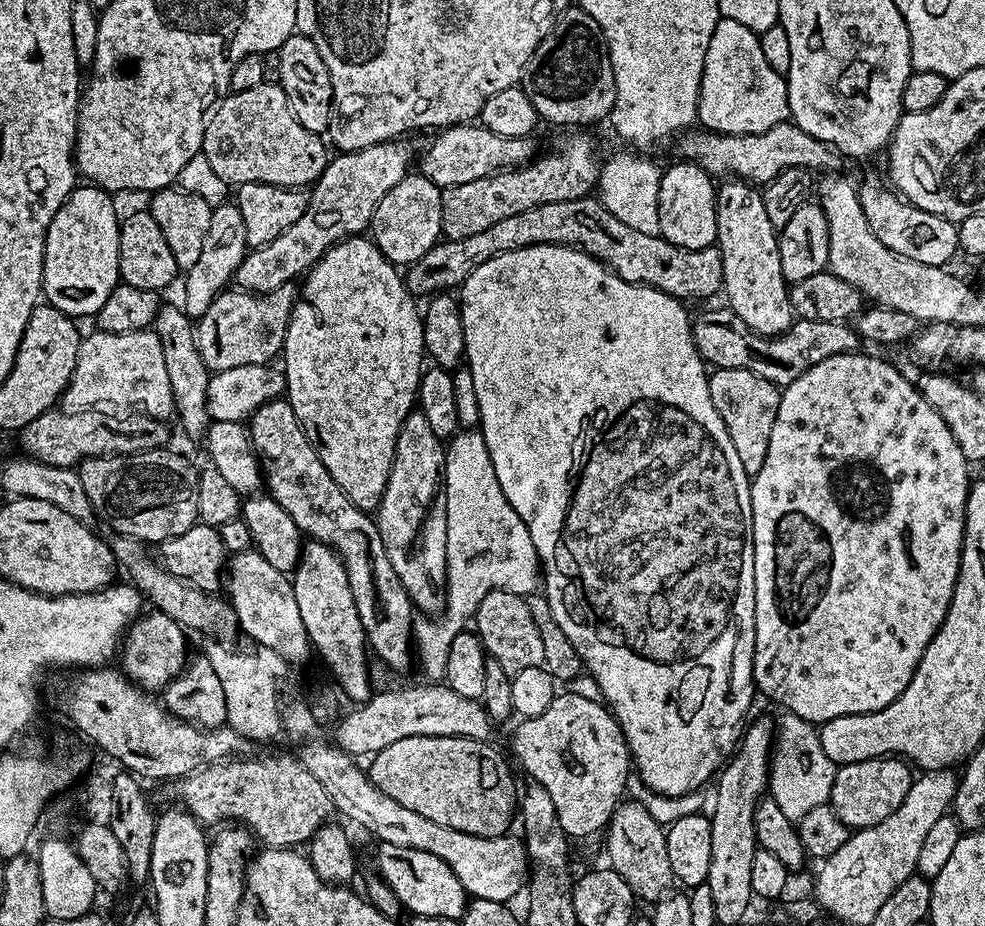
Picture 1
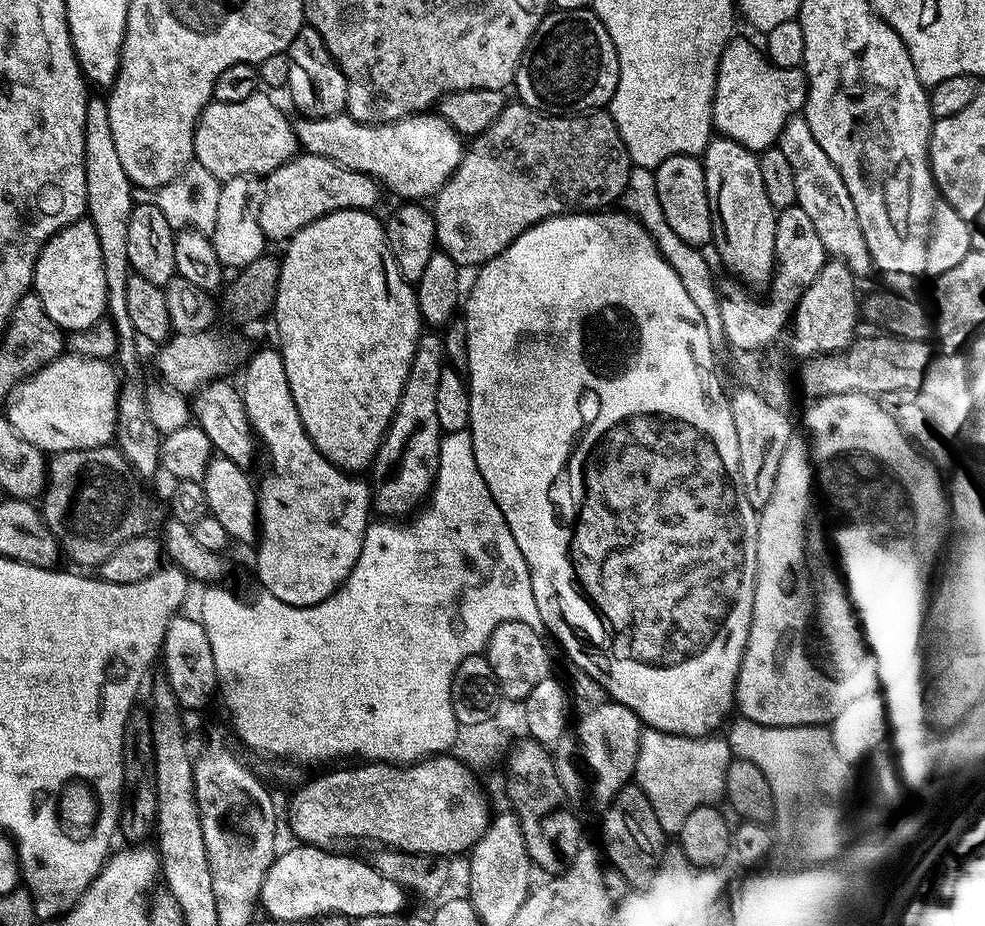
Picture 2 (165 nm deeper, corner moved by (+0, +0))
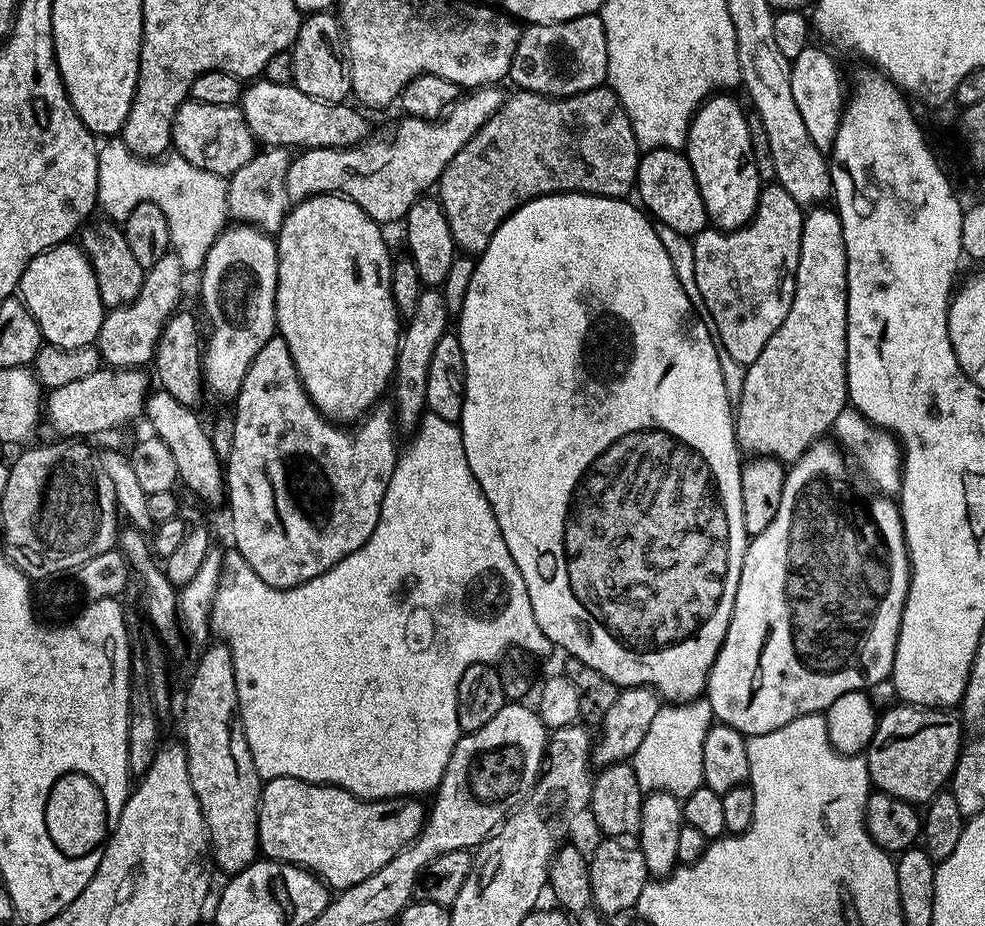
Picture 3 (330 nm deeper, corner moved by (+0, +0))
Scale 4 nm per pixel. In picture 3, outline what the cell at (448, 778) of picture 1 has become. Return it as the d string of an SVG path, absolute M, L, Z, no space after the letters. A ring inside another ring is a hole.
M274 778L260 790L260 852L269 860L307 868L329 889L358 886L370 874L378 874L423 830L426 808L420 803L416 798L363 800L333 784Z

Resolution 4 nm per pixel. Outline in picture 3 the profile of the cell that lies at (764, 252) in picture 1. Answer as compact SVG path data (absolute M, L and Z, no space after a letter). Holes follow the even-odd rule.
M732 94L708 97L693 114L686 155L694 170L709 221L725 232L749 224L756 213L762 181L750 142L748 116Z

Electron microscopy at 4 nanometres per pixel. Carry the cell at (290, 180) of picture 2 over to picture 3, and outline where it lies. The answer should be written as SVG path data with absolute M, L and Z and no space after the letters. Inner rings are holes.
M489 86L473 88L467 94L461 95L450 111L438 120L419 120L413 116L404 116L397 122L396 128L388 128L385 132L373 135L360 141L358 146L351 148L306 148L293 155L290 170L286 170L286 194L289 201L299 202L309 200L312 196L346 196L359 206L371 220L381 226L396 224L405 219L416 201L425 195L428 187L439 181L440 175L450 166L454 154L486 126L486 122L502 107L506 99L503 87Z

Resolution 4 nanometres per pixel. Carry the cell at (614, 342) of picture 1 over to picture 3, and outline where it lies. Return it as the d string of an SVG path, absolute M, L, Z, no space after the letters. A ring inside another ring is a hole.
M558 192L555 196L539 196L537 200L526 202L517 212L511 212L502 222L502 226L498 226L498 230L494 230L494 238L490 238L486 250L479 253L474 278L470 278L470 287L466 290L466 302L462 302L462 310L458 313L462 358L466 358L466 390L458 423L462 434L462 446L466 450L466 462L470 462L470 470L478 486L482 486L482 494L486 494L486 502L490 502L494 518L498 518L498 530L502 530L502 538L506 542L506 547L510 549L510 558L514 558L526 582L530 606L534 610L538 626L542 626L542 634L546 634L546 638L550 638L550 642L557 649L568 652L564 654L571 659L586 662L586 666L598 670L598 674L610 678L610 682L614 682L621 689L655 688L665 701L687 702L705 695L708 675L718 658L720 647L726 638L726 630L730 626L734 598L738 594L738 578L742 574L742 562L748 549L750 537L746 530L746 522L742 522L742 453L736 442L734 405L726 394L726 382L722 382L722 366L718 366L714 337L706 330L700 312L692 305L690 298L686 298L686 290L682 290L682 282L678 282L678 274L674 274L674 262L670 262L670 254L666 254L666 246L662 246L662 238L658 238L656 224L635 203L628 203L632 202L614 196Z

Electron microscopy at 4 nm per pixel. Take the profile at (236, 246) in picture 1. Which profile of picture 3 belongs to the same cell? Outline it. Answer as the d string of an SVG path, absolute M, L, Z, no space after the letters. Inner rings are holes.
M268 146L257 151L256 156L250 158L250 162L246 162L246 166L242 166L242 170L238 170L234 175L227 177L228 215L236 224L249 224L251 228L269 234L279 233L281 226L284 224L284 217L290 211L290 201L286 194L286 170L290 170L292 158L293 153L289 149Z

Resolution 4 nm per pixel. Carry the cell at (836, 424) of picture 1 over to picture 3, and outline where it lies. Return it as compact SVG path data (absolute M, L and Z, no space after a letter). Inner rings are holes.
M835 443L811 444L787 469L782 486L782 503L774 522L757 536L748 541L748 549L742 562L742 574L738 578L738 594L734 598L734 610L726 638L720 647L718 658L708 675L706 699L713 707L715 719L721 724L728 724L734 730L743 732L745 737L758 734L770 734L794 718L809 714L823 713L838 698L849 694L860 694L871 686L878 686L889 679L894 666L894 650L898 646L898 634L902 626L902 610L906 606L908 583L912 577L912 567L908 564L908 547L904 537L904 523L900 517L899 503L893 497L881 494L874 495L873 500L864 500L861 504L851 504L848 496L848 464L845 453Z

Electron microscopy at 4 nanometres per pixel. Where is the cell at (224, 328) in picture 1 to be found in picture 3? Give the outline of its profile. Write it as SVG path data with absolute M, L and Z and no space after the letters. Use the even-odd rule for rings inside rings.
M101 366L94 374L51 389L46 396L46 424L60 438L92 438L99 432L120 428L145 415L150 395L148 376L144 368L114 368Z

